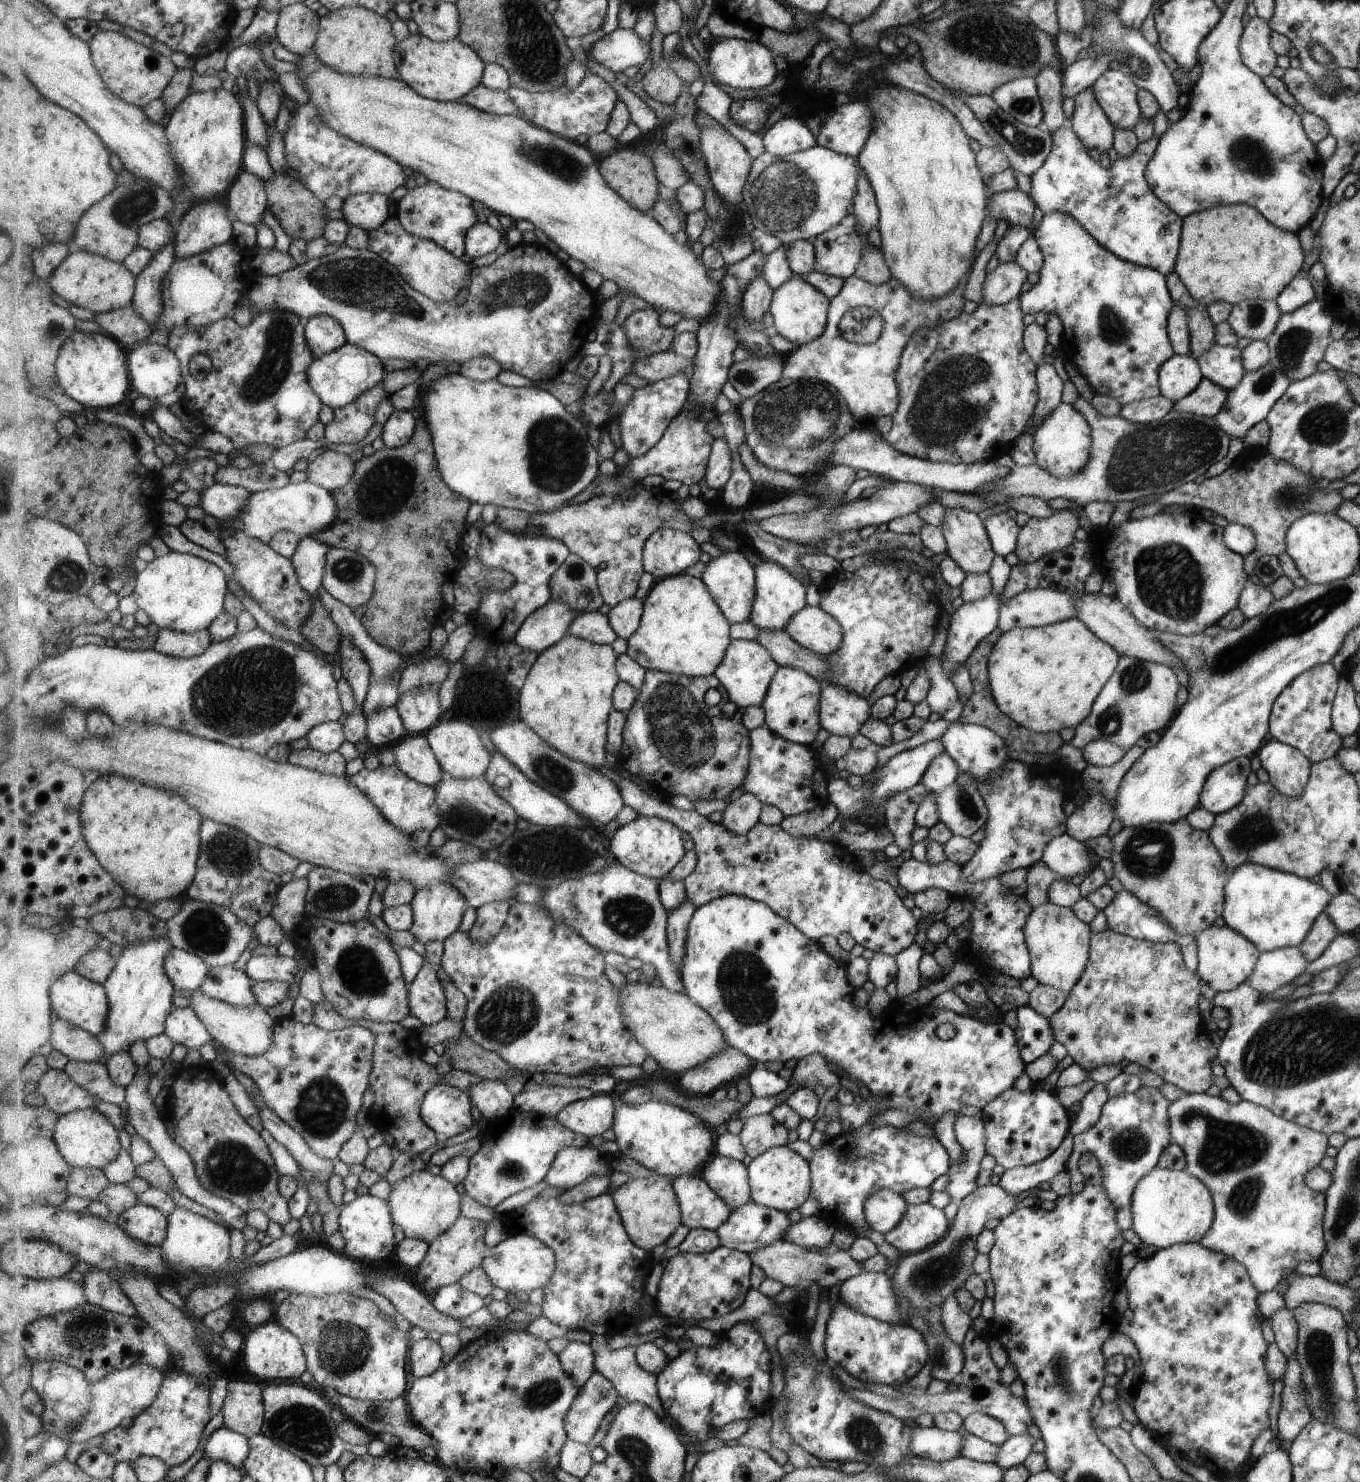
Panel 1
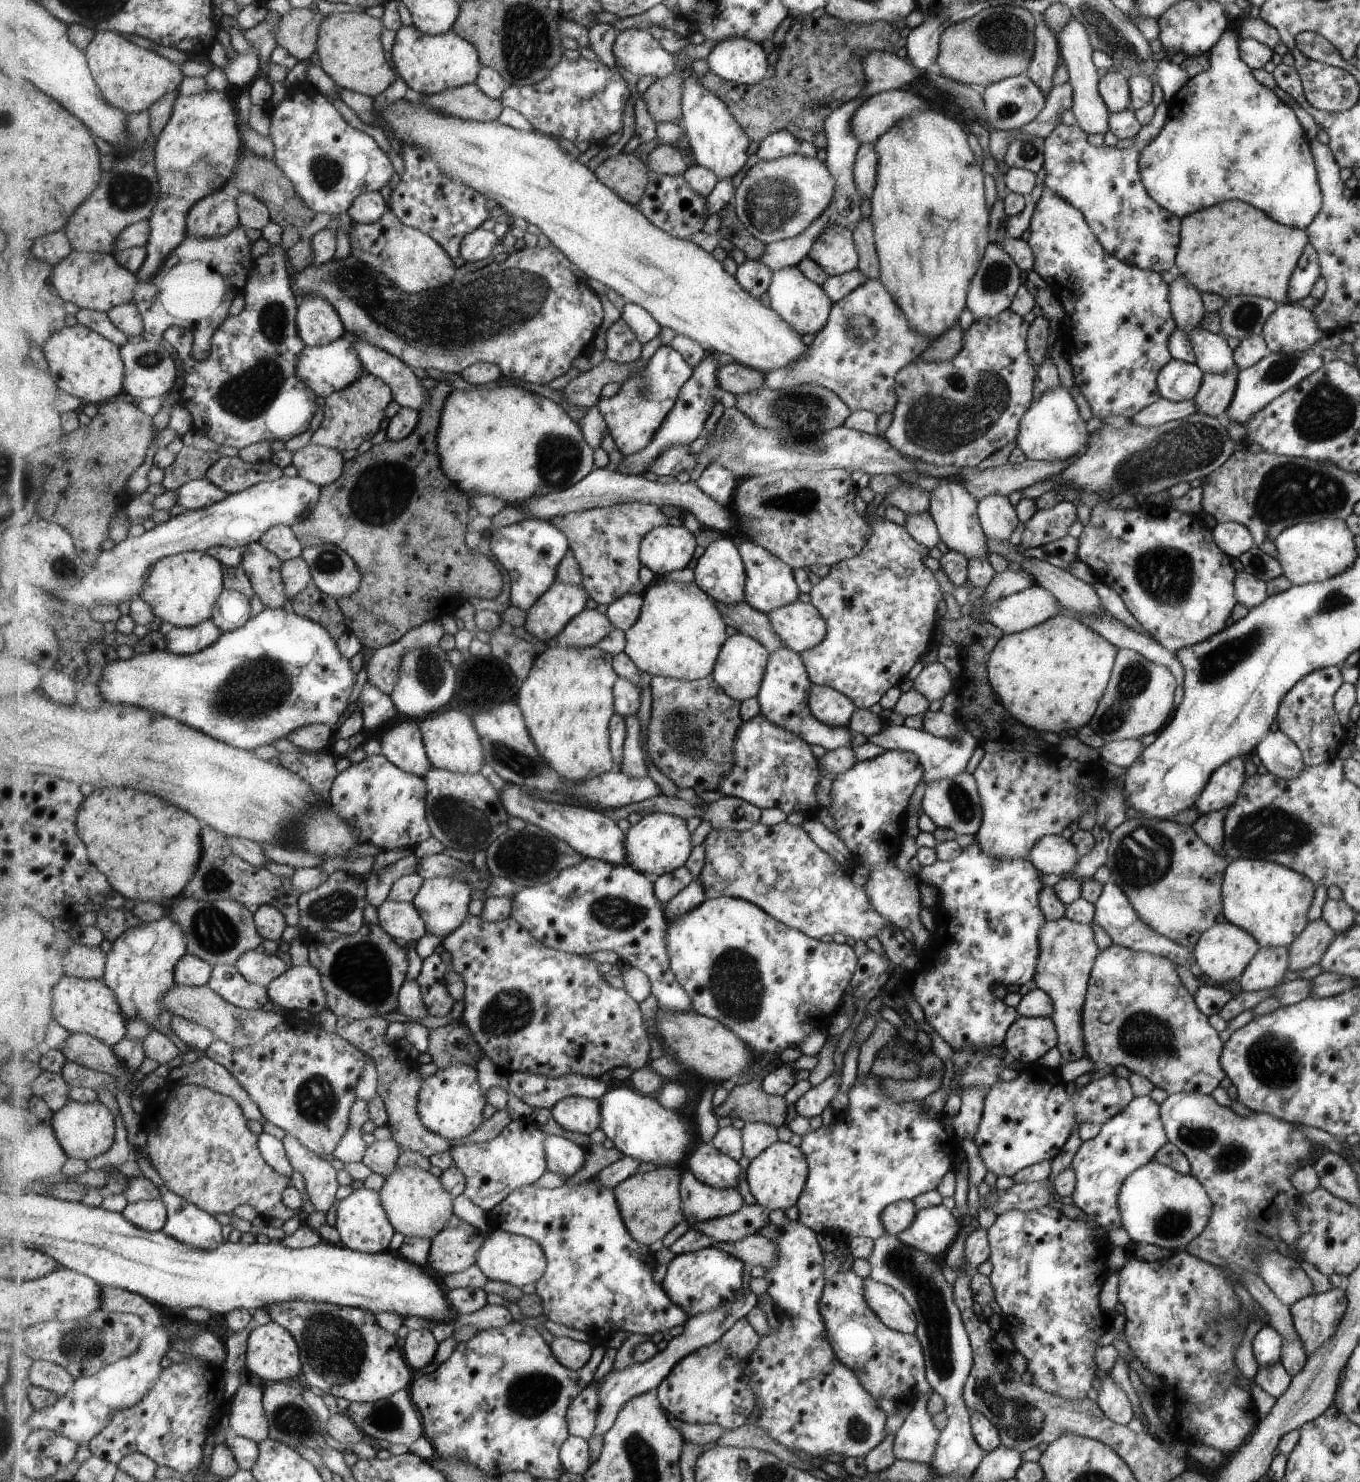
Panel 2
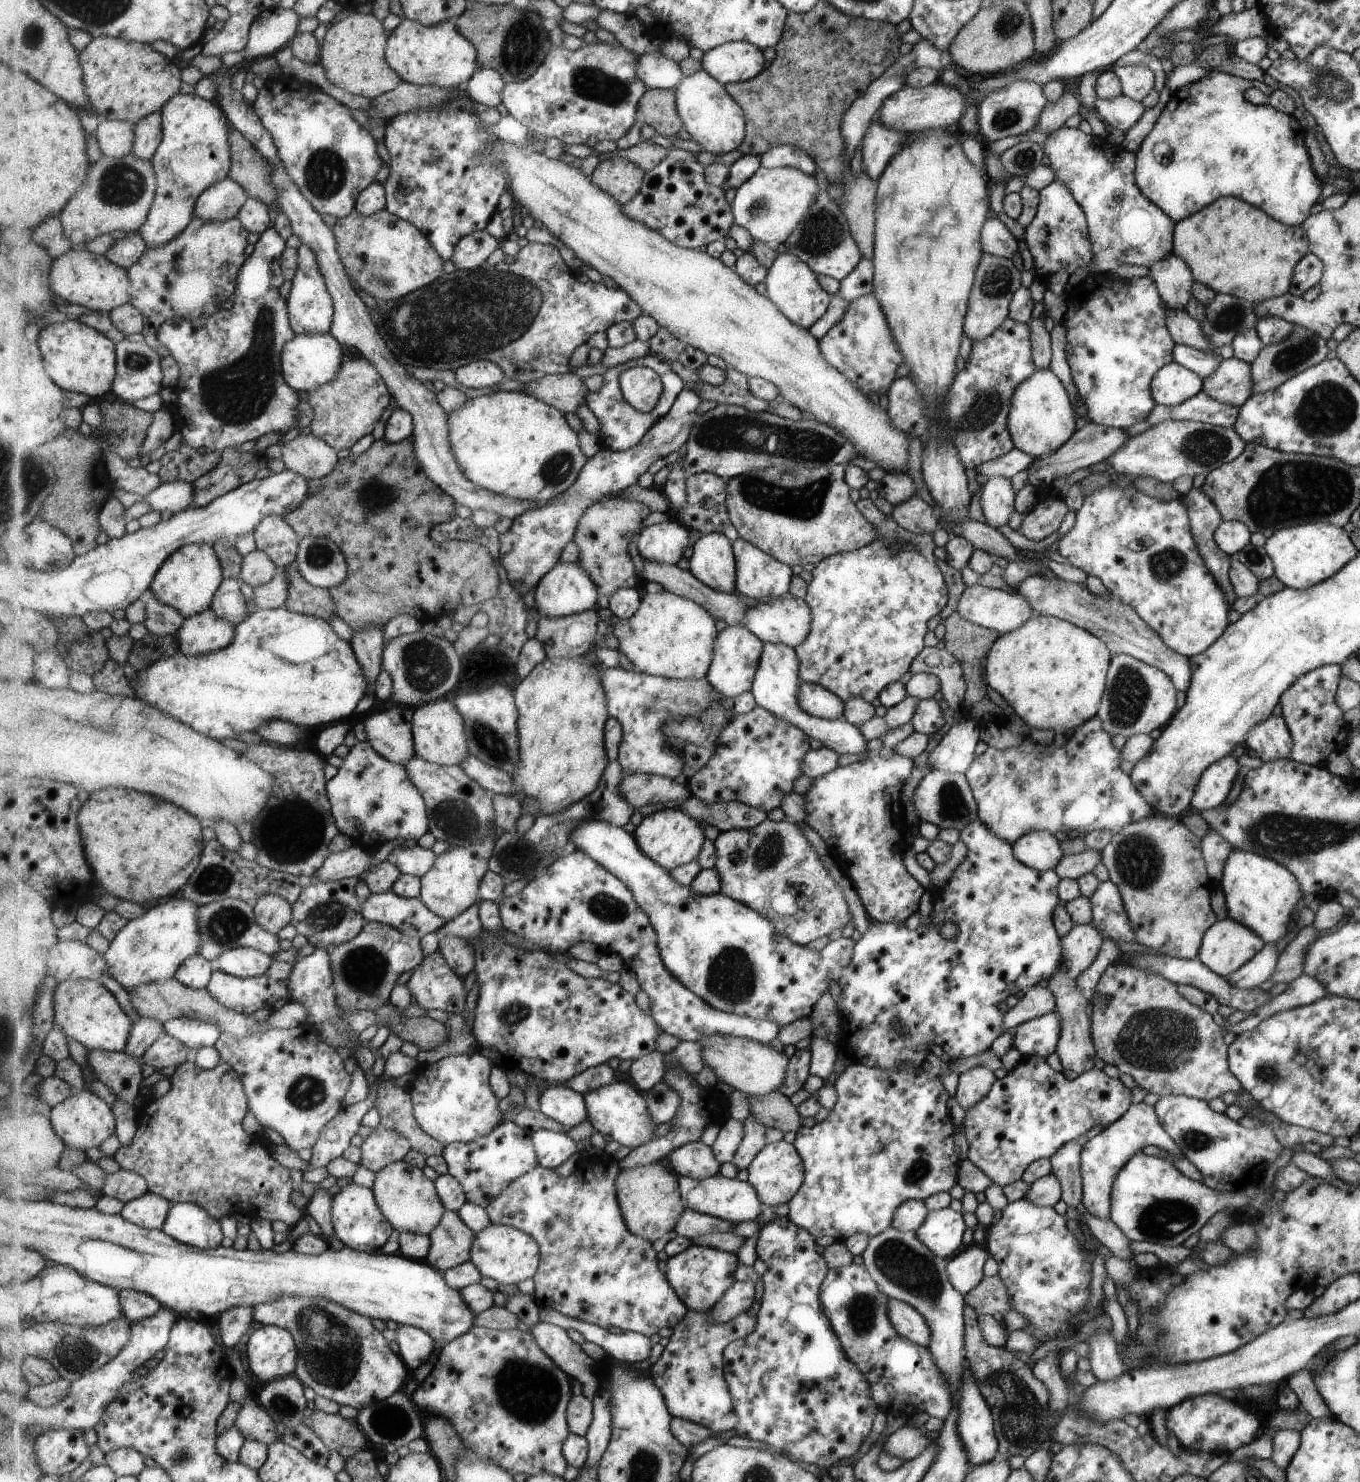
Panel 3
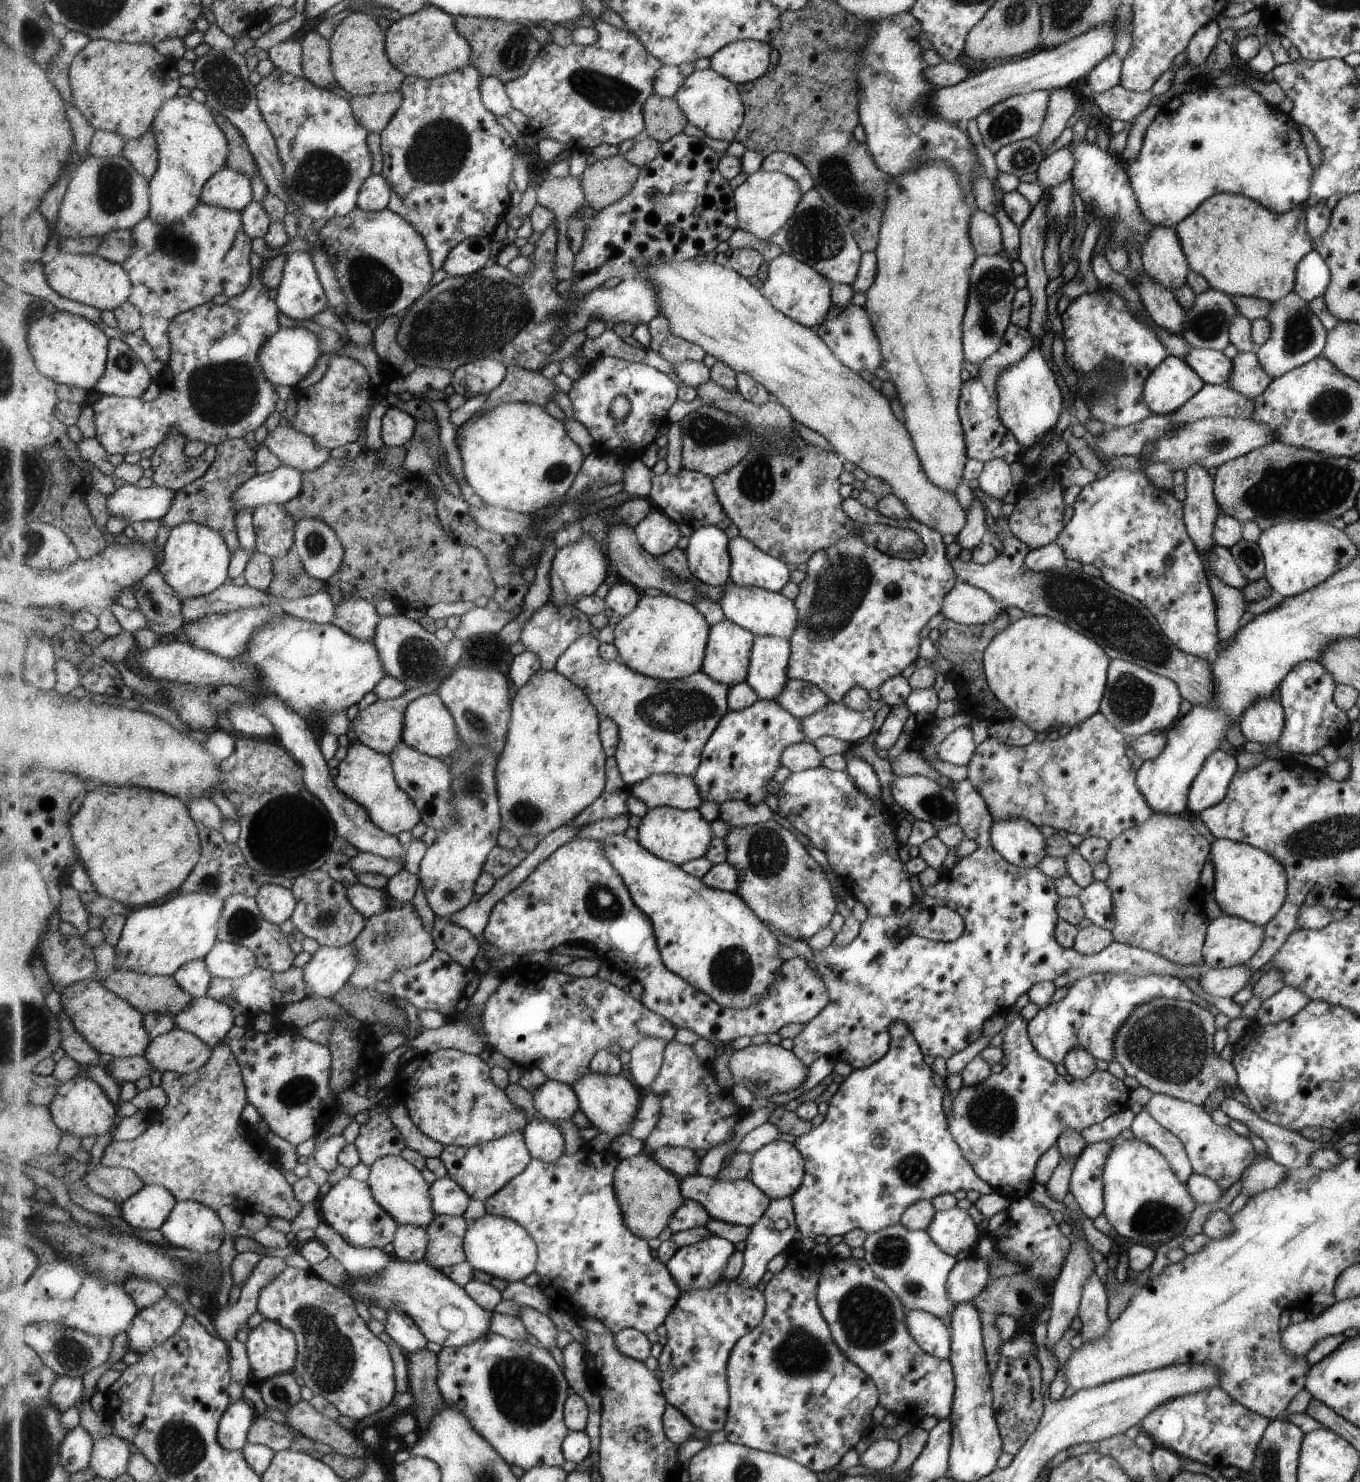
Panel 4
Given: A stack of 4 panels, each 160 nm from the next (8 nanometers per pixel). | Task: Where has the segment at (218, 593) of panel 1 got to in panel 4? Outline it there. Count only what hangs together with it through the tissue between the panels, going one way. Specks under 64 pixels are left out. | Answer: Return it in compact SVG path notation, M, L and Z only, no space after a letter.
M183 523L173 527L164 549L163 561L157 570L164 574L165 580L168 580L168 583L177 591L182 602L211 594L230 580L229 569L233 557L232 551L229 550L221 533L209 528L207 525Z

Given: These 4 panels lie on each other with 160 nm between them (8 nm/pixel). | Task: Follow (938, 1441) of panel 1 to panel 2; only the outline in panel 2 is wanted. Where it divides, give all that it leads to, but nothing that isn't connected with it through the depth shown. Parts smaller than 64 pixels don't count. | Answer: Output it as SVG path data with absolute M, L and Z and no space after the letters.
M927 1395L920 1396L893 1434L895 1459L928 1464L932 1459L939 1430L933 1426L931 1417L925 1411L927 1400Z

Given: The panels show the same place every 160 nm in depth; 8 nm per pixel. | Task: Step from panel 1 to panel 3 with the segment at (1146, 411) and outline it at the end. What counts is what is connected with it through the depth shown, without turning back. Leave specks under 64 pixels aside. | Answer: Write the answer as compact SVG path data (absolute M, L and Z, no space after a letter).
M1200 391L1191 398L1173 406L1154 404L1141 426L1127 428L1129 434L1137 434L1150 426L1163 421L1199 421L1216 427L1232 427L1236 421L1239 407L1226 405L1213 400L1208 394Z

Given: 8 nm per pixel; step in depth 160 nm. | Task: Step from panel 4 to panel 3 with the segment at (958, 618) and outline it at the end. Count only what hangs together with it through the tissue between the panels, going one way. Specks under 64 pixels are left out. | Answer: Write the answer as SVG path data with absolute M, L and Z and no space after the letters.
M981 585L964 588L957 600L956 611L969 622L997 631L1000 635L1023 625L1034 615L1032 607L1023 595L1017 592L1010 594L1001 589L992 589Z

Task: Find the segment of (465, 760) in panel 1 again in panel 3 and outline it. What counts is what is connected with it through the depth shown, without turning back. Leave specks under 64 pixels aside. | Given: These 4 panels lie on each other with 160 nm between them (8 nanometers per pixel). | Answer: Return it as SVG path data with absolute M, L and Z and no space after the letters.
M451 696L437 699L416 708L414 738L417 755L438 765L463 764L471 754L464 716Z

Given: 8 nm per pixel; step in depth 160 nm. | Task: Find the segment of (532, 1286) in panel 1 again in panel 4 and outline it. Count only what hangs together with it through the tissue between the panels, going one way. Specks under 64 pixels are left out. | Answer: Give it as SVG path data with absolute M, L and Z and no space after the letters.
M487 1213L480 1219L468 1224L465 1235L465 1252L468 1261L474 1269L483 1270L492 1277L498 1277L507 1282L524 1280L536 1272L538 1263L538 1246L532 1234L521 1223L507 1217Z

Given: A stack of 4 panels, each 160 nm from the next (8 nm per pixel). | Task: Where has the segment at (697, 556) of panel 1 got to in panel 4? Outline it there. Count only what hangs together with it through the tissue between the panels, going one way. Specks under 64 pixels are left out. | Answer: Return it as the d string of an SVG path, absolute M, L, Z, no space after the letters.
M653 510L635 528L643 549L656 557L663 557L673 550L681 538L678 523L661 510Z

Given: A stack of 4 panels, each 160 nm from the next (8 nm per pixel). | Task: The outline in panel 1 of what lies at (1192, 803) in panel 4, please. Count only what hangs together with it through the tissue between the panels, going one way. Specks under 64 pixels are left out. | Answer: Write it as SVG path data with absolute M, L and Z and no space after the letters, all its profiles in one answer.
M1235 757L1213 769L1201 789L1200 806L1219 814L1240 804L1247 790L1250 757Z

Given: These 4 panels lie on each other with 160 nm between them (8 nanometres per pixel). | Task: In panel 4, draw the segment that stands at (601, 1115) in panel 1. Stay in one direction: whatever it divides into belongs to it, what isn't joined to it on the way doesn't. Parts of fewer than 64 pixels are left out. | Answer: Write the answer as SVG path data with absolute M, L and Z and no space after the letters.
M549 1079L530 1093L537 1112L553 1123L571 1121L575 1112L580 1110L580 1098L567 1083Z

